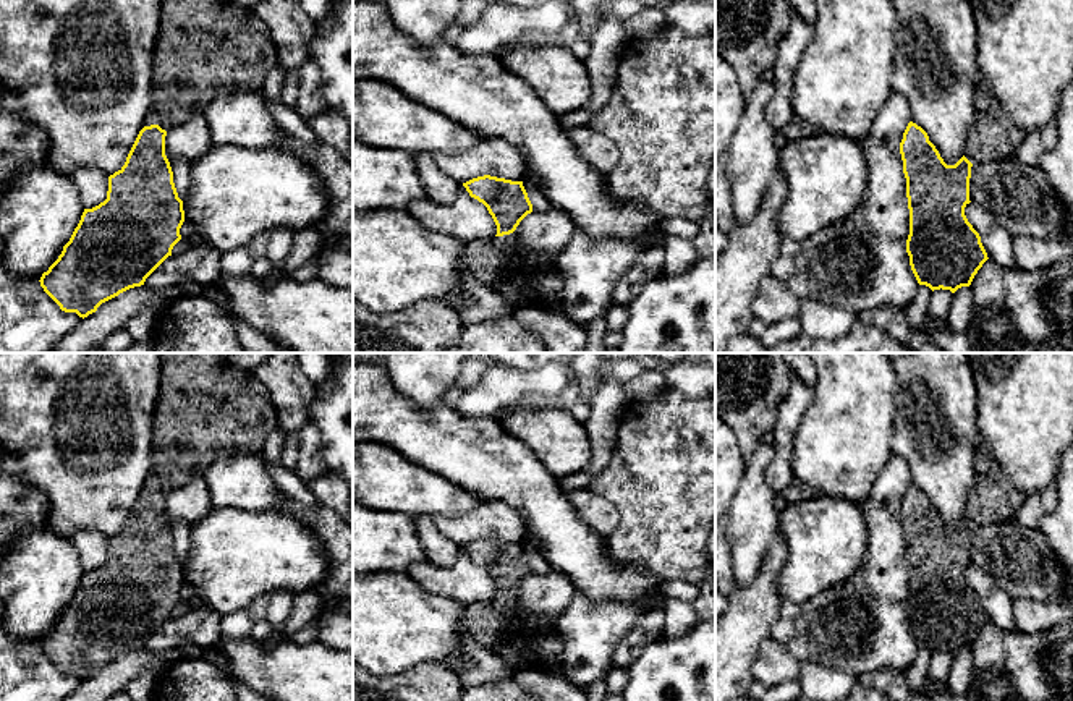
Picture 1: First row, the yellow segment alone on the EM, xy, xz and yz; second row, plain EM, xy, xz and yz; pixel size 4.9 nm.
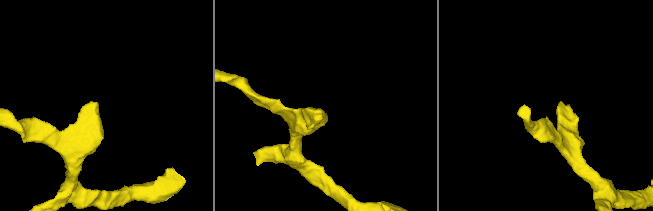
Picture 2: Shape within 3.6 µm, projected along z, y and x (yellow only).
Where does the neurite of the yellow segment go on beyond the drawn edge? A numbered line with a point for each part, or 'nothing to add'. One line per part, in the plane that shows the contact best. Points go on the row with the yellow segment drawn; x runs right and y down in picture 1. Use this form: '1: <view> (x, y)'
1: xz (491, 261)

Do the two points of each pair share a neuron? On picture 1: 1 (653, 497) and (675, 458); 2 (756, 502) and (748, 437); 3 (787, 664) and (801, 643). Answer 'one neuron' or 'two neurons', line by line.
1: one neuron
2: two neurons
3: two neurons

